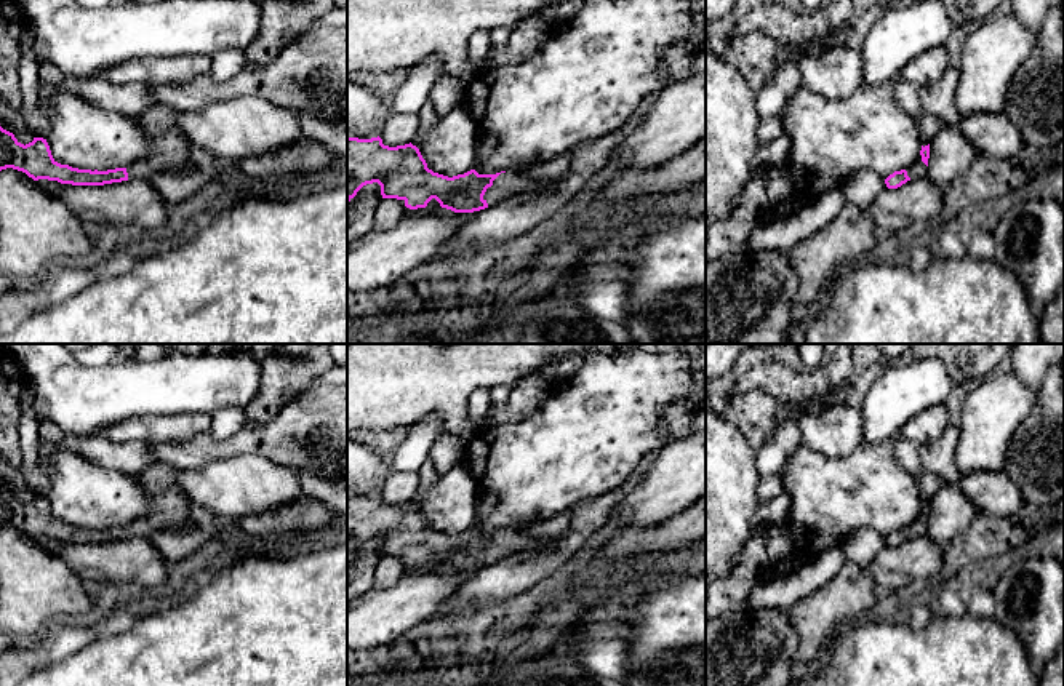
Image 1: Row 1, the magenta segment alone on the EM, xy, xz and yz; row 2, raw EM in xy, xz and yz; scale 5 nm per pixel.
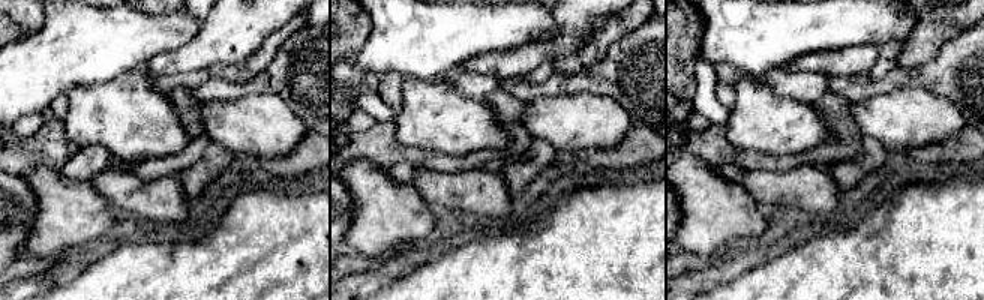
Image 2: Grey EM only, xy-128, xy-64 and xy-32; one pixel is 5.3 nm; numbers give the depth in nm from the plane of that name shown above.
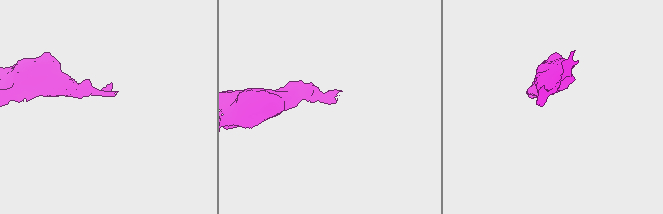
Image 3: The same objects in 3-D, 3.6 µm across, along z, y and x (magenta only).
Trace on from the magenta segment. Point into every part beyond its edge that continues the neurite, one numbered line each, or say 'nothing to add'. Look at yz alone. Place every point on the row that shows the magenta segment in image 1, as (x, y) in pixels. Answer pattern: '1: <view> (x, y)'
1: yz (919, 168)

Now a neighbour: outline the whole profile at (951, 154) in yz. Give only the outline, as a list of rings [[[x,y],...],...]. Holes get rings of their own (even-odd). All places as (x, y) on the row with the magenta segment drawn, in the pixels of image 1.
[[[944,125],[930,142],[925,177],[938,189],[946,190],[958,176],[971,168],[976,157],[976,149],[962,131],[957,126]]]

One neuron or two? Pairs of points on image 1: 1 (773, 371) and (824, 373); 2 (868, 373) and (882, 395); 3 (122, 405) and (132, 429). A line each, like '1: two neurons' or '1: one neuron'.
1: one neuron
2: two neurons
3: two neurons

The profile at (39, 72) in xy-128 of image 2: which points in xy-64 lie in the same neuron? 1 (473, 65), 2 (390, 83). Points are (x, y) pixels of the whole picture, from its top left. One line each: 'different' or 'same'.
1: different
2: different

